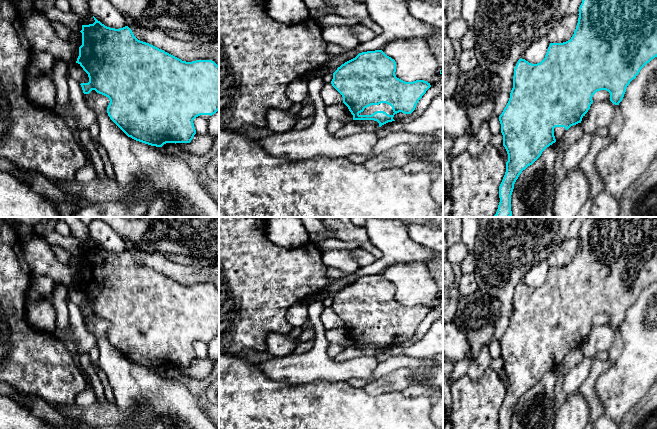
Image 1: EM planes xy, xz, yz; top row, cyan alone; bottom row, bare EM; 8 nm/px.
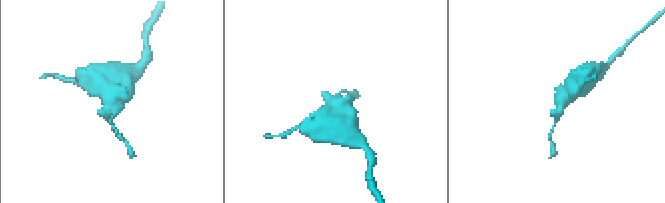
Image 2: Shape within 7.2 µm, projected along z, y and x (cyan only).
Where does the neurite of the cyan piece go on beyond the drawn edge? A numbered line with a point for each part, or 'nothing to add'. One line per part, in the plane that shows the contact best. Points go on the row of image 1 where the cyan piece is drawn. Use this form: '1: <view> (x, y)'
1: xz (384, 107)

